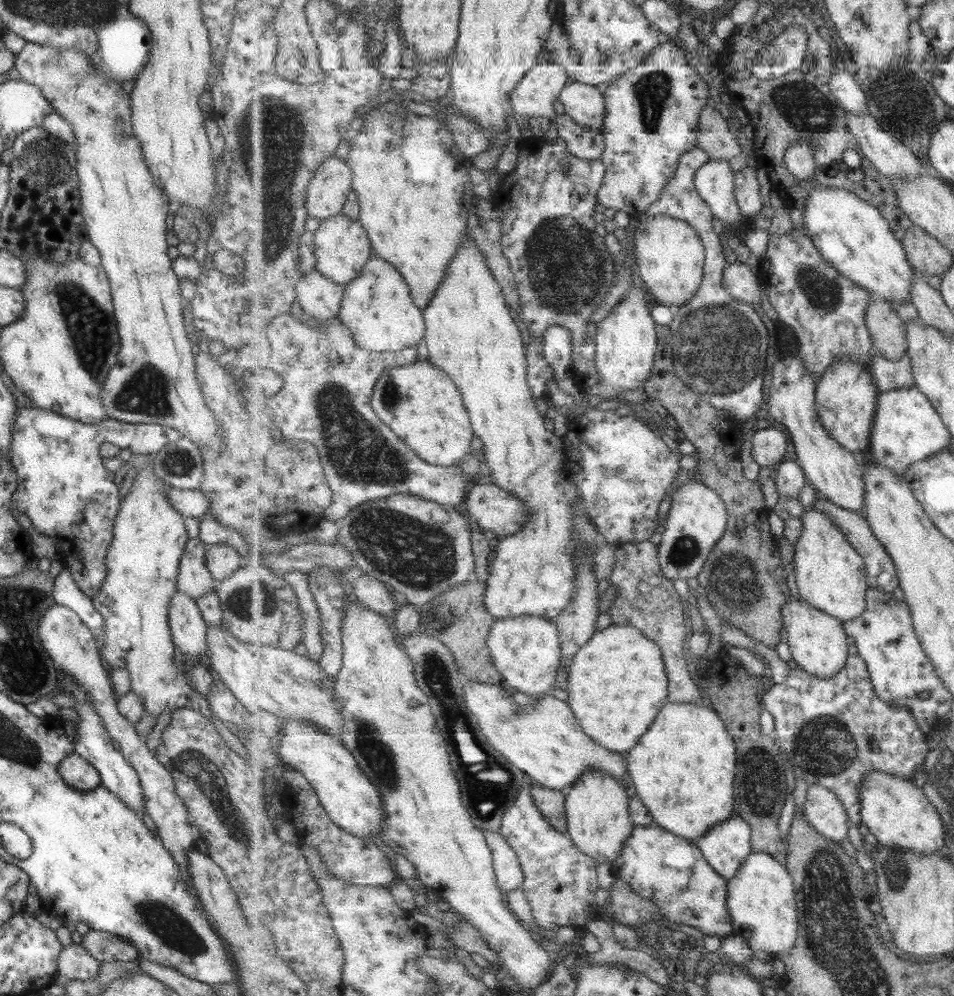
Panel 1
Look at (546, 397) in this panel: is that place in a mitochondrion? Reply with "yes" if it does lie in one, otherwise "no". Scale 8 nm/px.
no

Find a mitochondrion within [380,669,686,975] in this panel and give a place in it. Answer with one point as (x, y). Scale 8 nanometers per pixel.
(487, 795)

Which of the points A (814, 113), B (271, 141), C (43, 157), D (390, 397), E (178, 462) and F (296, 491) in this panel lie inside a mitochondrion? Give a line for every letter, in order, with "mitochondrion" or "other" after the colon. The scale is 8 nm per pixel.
A: mitochondrion
B: mitochondrion
C: mitochondrion
D: mitochondrion
E: mitochondrion
F: other

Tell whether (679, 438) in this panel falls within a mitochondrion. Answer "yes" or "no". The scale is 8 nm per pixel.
no

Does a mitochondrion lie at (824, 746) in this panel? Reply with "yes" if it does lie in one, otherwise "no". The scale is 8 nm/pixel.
yes

